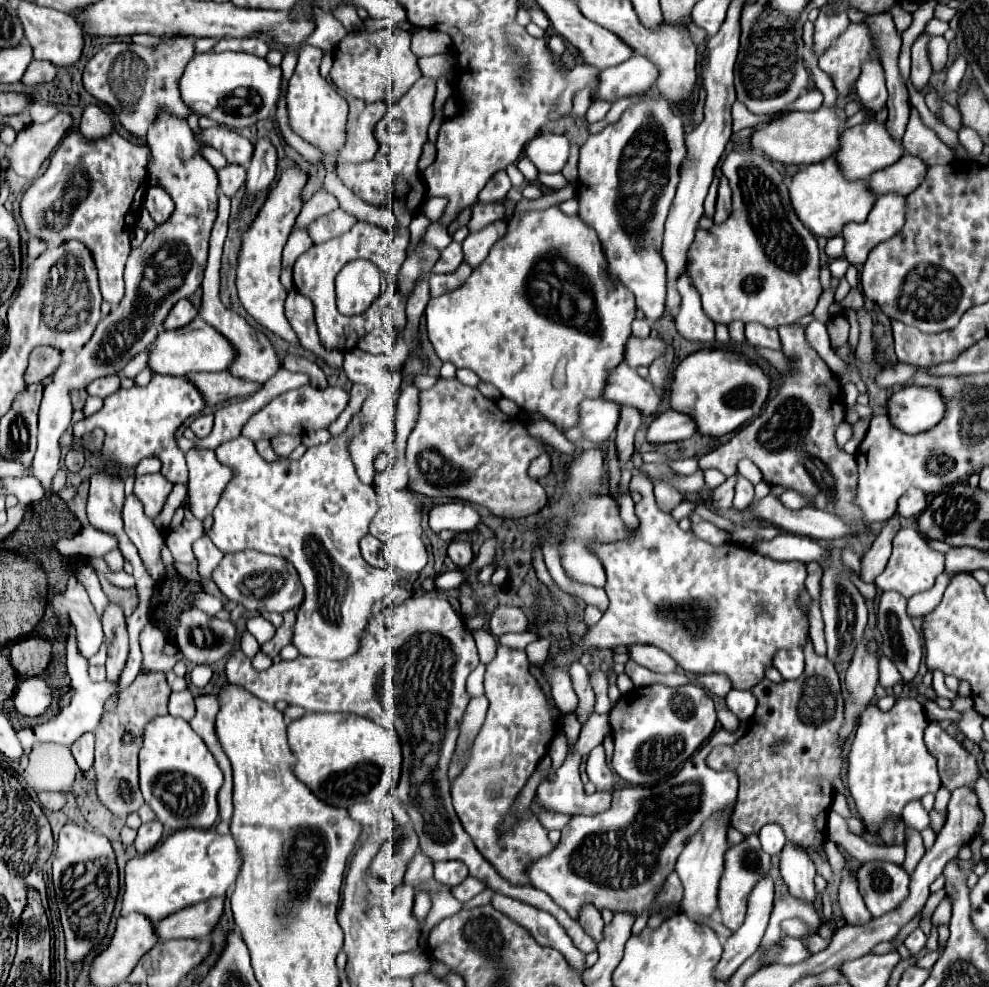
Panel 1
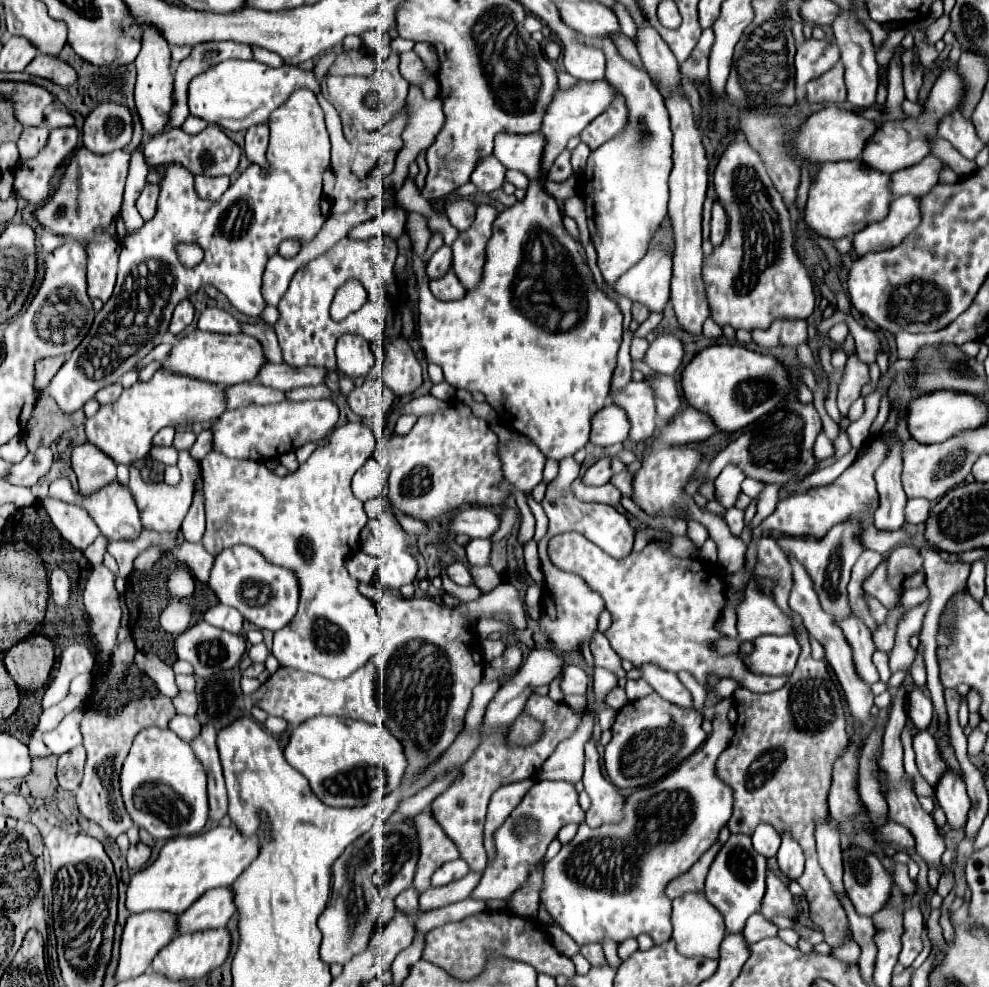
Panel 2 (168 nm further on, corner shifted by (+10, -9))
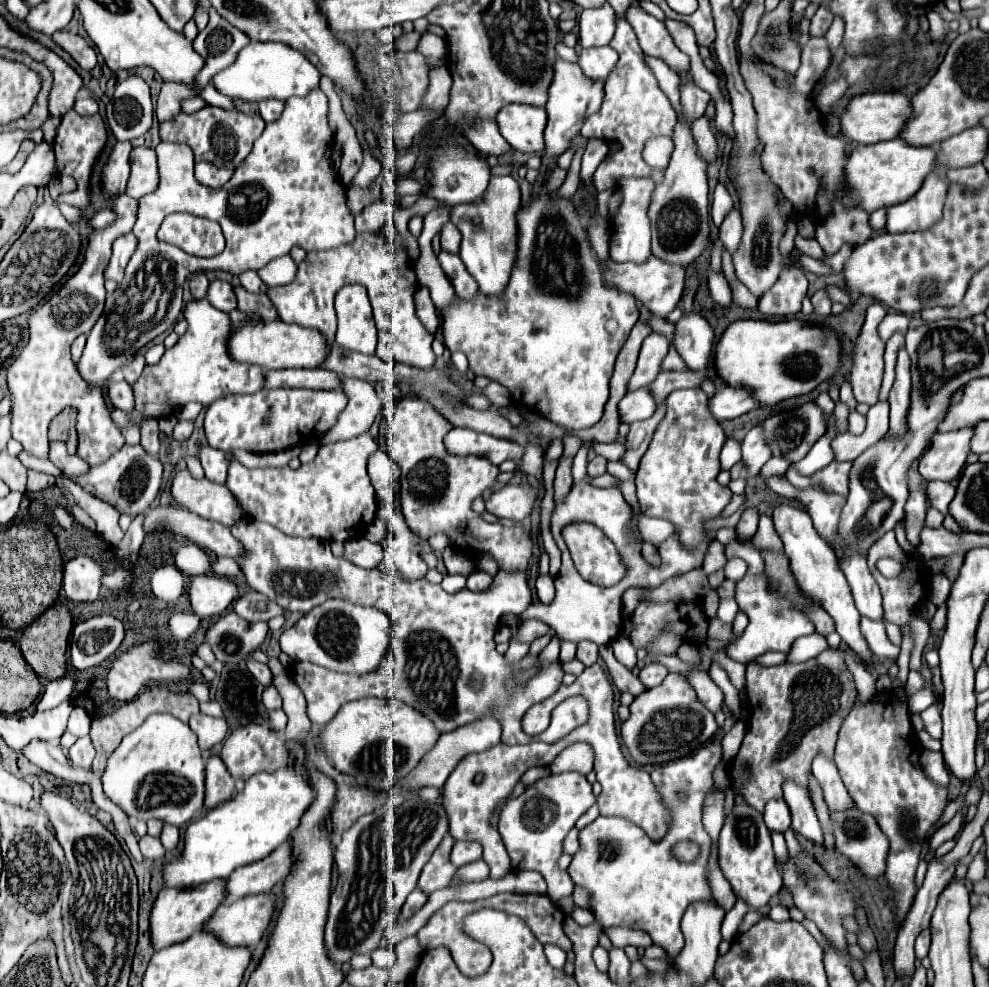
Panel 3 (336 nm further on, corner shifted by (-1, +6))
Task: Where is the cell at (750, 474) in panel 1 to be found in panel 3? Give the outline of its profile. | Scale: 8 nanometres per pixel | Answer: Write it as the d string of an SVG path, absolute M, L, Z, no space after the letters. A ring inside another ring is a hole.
M772 457L772 461L768 461L768 465L764 465L764 469L760 471L760 477L768 477L768 473L786 473L786 469L790 467L788 459L782 457Z

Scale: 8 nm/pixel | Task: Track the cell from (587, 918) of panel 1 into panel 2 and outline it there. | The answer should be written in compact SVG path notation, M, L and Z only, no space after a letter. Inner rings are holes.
M589 942L585 946L581 946L581 954L591 962L591 966L601 966L605 964L605 954L599 942Z

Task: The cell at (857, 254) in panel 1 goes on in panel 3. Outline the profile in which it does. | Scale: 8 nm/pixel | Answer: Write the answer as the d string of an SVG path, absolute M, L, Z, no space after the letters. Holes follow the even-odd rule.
M930 173L920 191L904 203L888 207L886 229L890 233L924 231L942 219L942 207L948 193L948 181Z

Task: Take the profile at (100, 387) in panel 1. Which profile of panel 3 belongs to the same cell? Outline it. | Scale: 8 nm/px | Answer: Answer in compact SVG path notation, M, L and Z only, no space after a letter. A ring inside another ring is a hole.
M144 355L134 357L134 359L132 359L132 361L130 361L130 363L124 367L124 379L126 379L128 383L136 383L136 381L138 381L138 377L142 375L144 367L146 367Z

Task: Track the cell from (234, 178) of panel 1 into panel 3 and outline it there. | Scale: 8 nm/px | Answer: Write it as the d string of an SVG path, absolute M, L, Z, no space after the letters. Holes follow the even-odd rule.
M200 161L194 167L194 175L206 187L222 187L232 177L232 171L230 169L220 169L220 167L208 165L206 161Z

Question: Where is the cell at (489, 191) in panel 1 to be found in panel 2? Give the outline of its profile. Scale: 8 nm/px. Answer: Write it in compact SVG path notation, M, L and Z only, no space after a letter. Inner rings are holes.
M483 158L475 172L471 174L471 182L477 186L479 194L491 194L493 190L499 190L505 180L505 166L495 158Z

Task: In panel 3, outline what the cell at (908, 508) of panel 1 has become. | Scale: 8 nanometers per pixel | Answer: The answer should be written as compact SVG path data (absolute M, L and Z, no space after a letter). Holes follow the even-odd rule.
M930 481L928 483L928 501L932 507L936 507L940 513L948 513L948 505L954 499L956 487L946 481Z

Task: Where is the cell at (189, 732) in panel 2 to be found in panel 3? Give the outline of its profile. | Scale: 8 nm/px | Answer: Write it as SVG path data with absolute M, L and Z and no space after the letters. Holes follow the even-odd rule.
M204 713L190 717L190 729L196 733L200 749L212 749L214 745L222 743L224 737L228 735L228 725L224 719L208 717Z

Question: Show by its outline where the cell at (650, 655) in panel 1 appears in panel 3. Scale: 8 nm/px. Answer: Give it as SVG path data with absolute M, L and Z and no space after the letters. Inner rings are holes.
M692 671L692 673L686 673L686 677L688 677L690 685L694 685L702 705L708 707L712 713L718 713L724 703L724 693L720 693L720 687L708 677L708 673Z

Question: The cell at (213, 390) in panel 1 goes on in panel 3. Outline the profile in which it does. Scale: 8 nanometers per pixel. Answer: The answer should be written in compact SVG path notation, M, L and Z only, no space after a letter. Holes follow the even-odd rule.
M278 369L266 371L266 387L306 387L306 389L340 389L342 379L330 369Z

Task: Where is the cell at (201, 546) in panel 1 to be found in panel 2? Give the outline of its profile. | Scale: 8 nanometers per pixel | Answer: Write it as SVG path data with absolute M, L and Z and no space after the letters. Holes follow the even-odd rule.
M199 492L199 496L193 498L193 504L183 520L181 530L183 530L185 540L201 542L203 532L205 532L205 512L203 512L203 494L201 492Z

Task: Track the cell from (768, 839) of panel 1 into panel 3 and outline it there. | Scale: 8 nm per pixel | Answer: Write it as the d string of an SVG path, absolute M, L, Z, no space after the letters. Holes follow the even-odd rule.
M784 799L768 801L764 809L764 821L770 831L780 831L784 833L790 827L790 809Z

